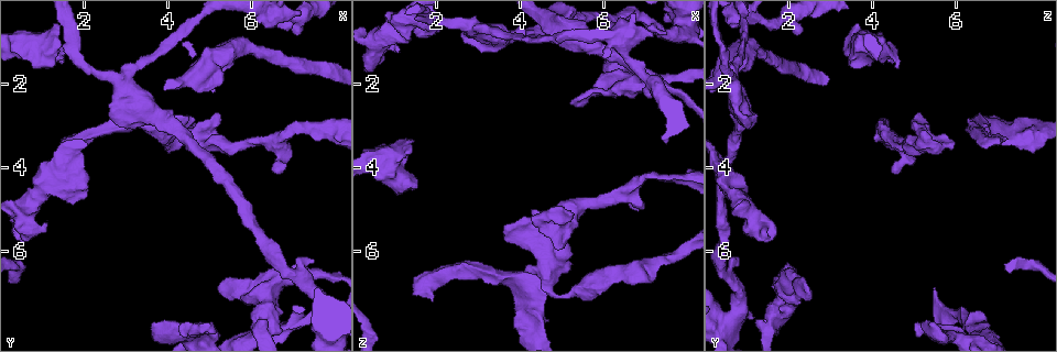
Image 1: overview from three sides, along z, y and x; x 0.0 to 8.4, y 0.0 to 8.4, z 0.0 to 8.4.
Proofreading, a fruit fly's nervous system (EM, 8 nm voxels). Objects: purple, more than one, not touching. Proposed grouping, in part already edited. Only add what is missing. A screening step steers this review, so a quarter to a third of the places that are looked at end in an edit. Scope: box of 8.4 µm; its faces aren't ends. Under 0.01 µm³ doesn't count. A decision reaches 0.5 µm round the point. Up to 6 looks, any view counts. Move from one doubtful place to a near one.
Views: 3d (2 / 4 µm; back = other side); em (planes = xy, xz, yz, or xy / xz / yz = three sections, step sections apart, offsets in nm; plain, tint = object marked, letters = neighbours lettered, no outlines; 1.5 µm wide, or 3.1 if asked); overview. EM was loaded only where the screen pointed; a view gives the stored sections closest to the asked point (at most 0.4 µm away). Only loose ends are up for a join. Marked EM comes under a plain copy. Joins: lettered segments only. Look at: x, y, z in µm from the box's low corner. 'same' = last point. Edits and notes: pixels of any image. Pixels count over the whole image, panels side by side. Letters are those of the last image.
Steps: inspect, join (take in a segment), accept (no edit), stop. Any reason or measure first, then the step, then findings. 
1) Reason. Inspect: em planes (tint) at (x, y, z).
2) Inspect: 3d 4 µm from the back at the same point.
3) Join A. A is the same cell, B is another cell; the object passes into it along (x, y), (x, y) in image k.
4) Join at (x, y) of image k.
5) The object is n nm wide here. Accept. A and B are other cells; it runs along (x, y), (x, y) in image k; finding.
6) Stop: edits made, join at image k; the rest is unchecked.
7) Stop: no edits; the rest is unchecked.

Inspect: em planes (letters) at (1.10, 5.30, 1.15).

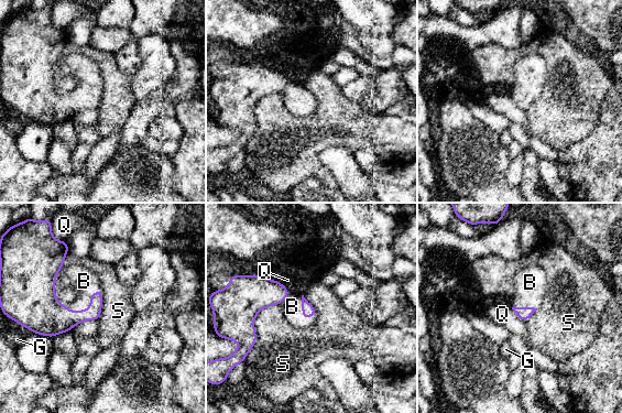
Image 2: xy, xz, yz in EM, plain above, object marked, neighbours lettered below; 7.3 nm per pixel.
Join B. B is the same cell, G, Q and S are other cells; the object passes into it along (57, 318), (89, 306), (84, 281) in image 2; it goes on there.

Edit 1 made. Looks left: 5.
Redraw. Inspect: overview.

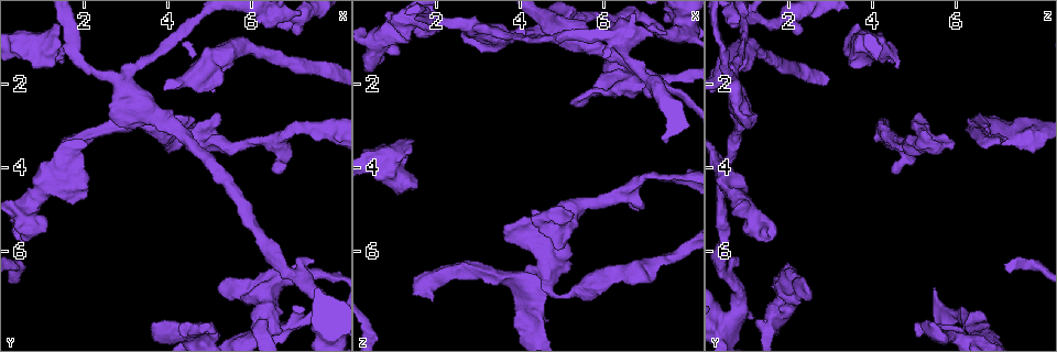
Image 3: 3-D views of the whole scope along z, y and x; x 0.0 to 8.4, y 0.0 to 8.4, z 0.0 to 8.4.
Inspect: 3d 4 µm at (6.70, 7.90, 1.65).

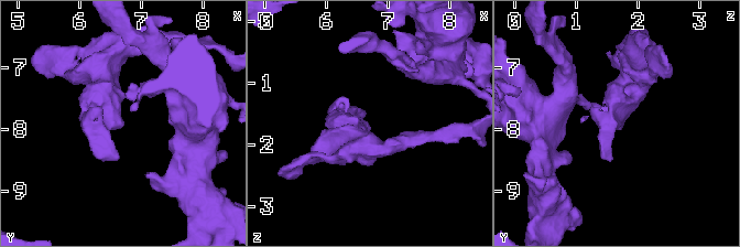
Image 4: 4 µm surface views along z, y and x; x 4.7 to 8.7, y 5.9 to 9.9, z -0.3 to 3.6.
Inspect: em yz step 4 (tint) at (6.70, 7.90, 1.65).

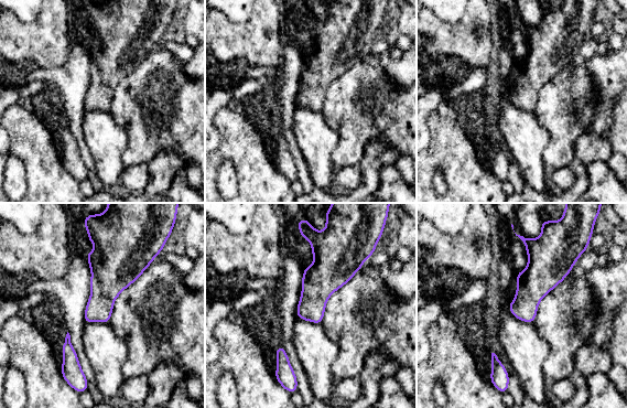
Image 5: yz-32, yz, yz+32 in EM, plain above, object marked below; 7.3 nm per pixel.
Inspect: em planes (letters) at the same point.

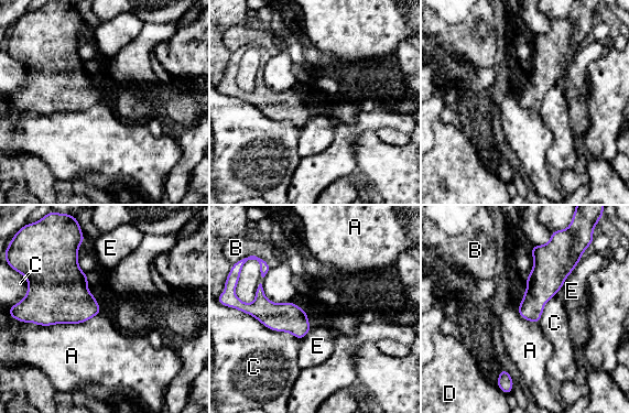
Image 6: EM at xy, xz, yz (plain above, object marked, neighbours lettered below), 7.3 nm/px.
Accept. A, B, C, D and E are other cells; no lettered segment goes on from it.

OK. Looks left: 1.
Stop: edits made, join at image 2; the rest is unchecked.

